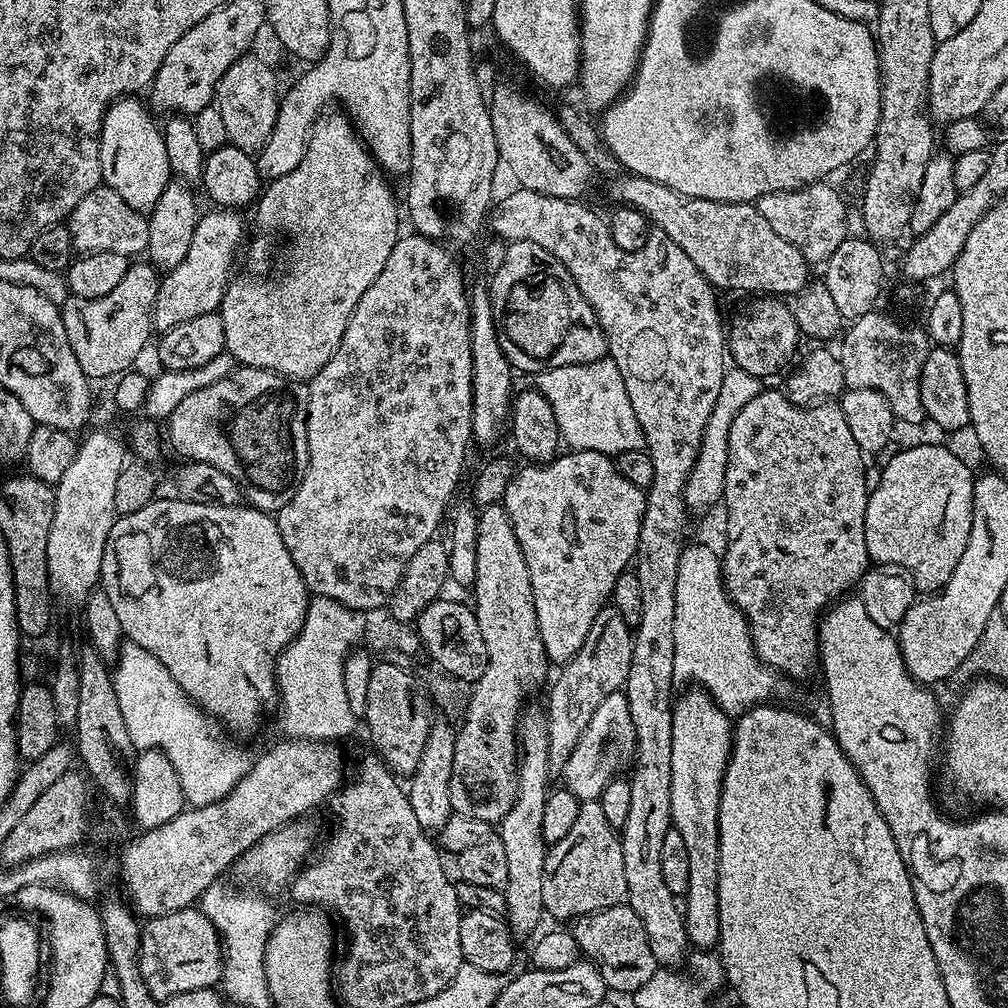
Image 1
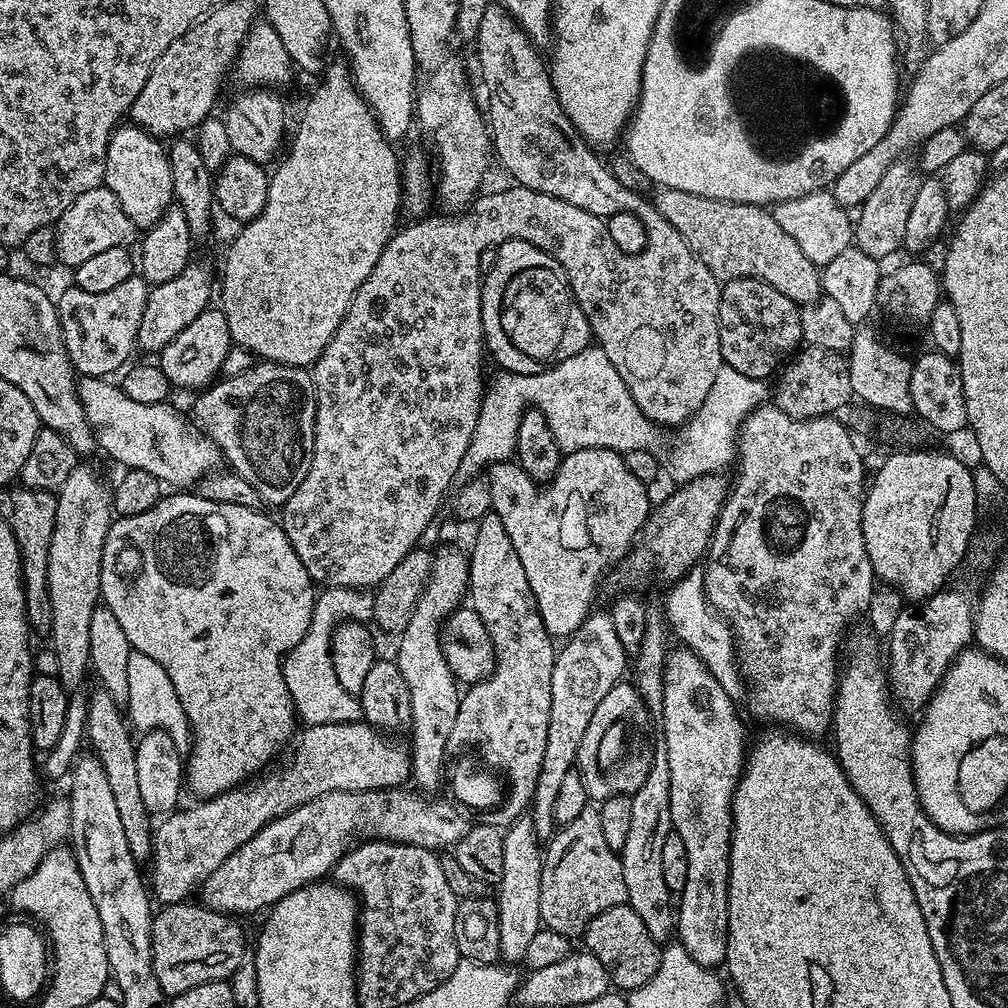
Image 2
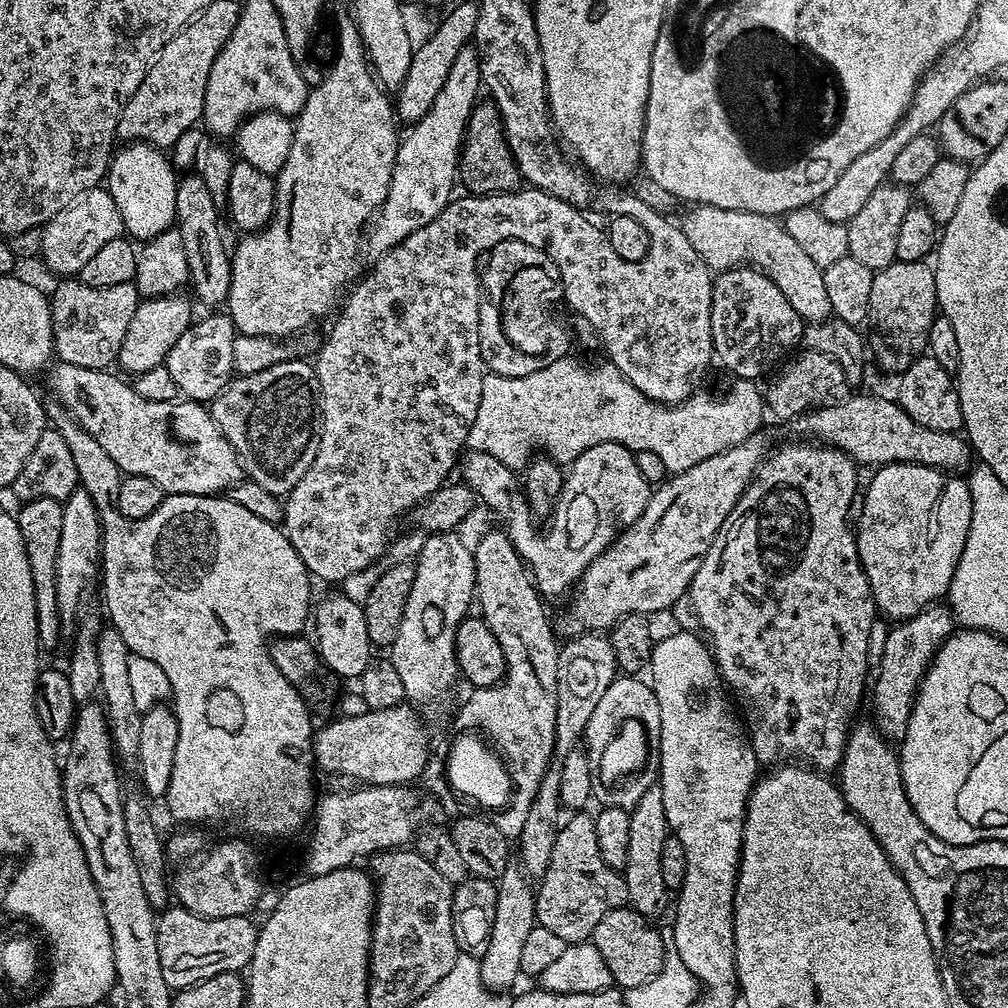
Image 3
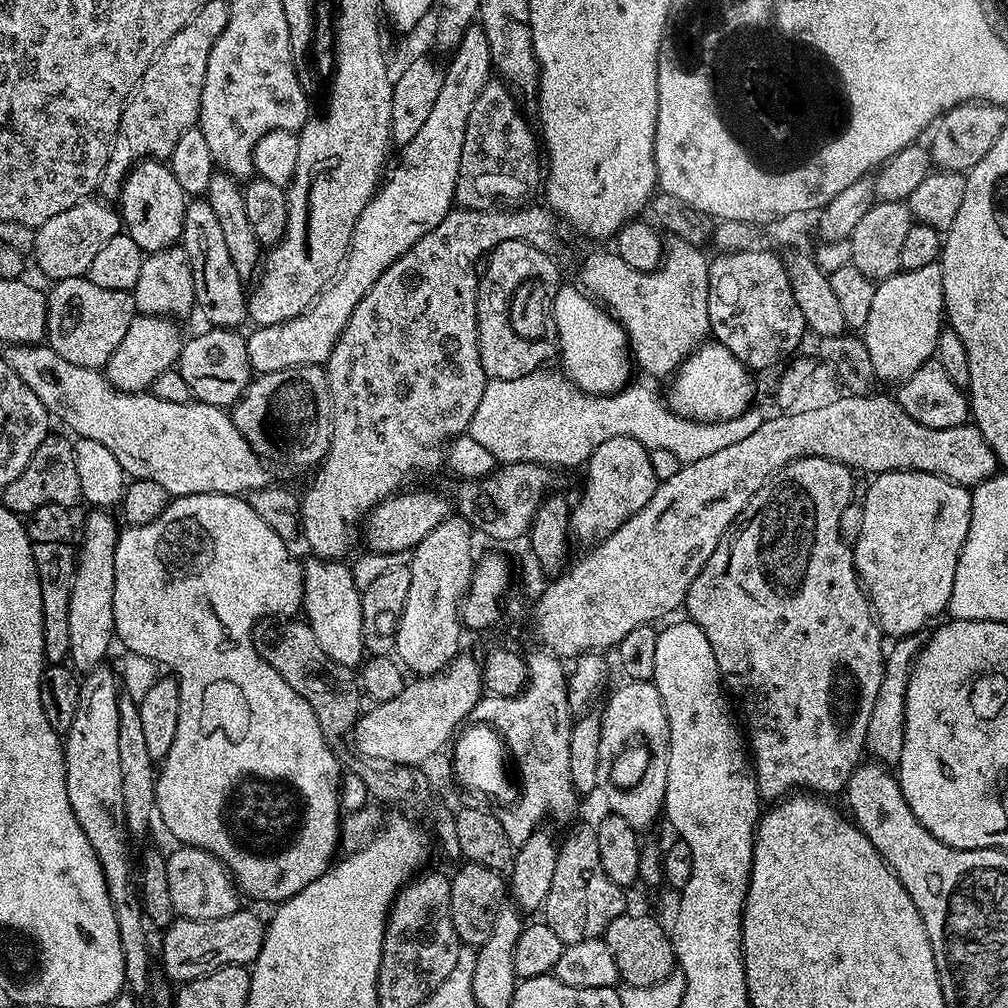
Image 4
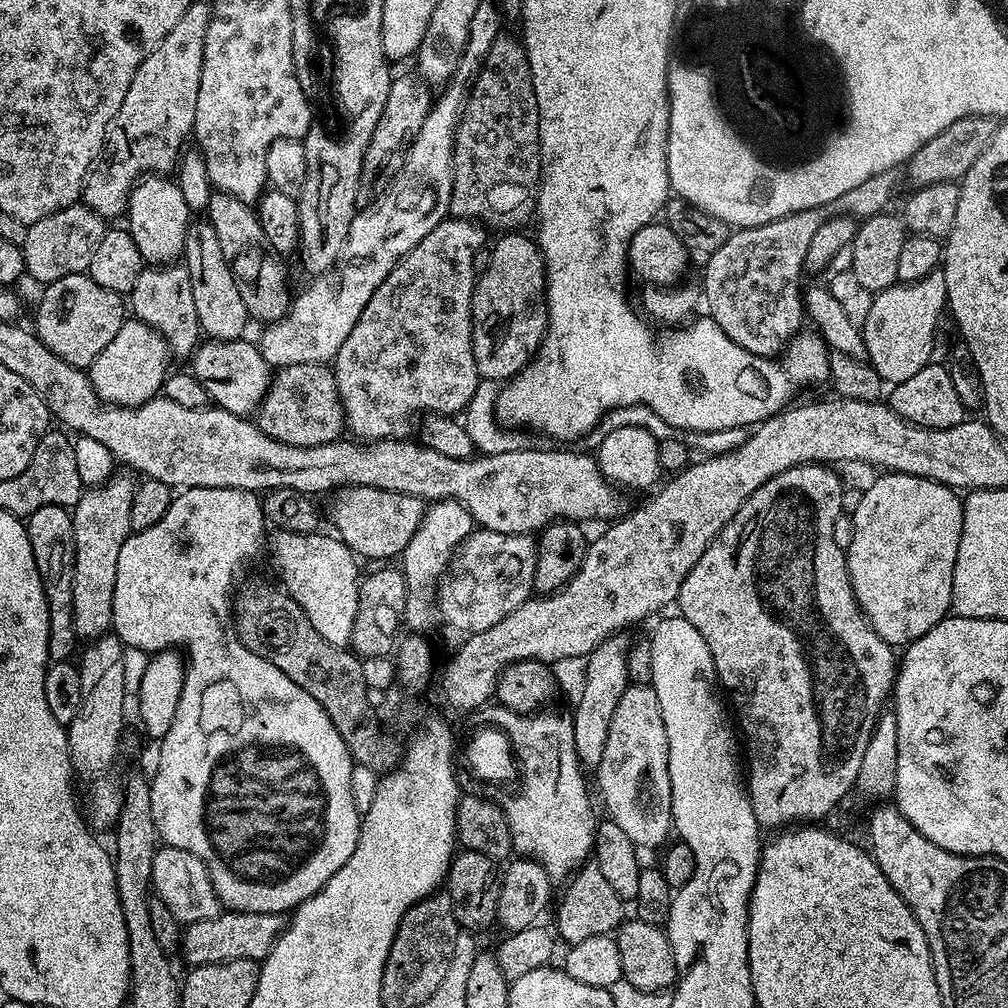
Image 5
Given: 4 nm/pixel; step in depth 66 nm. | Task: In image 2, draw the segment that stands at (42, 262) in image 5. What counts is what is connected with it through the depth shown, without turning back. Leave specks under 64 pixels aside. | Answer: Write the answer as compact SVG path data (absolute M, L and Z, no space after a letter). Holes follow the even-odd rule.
M103 186L86 190L86 194L82 194L60 215L54 227L56 258L61 265L64 263L68 270L82 266L82 262L94 258L94 254L99 254L102 250L110 250L110 246L128 248L138 240L136 224L130 222L130 218L126 218L126 210L122 210L118 198L114 198L111 190Z

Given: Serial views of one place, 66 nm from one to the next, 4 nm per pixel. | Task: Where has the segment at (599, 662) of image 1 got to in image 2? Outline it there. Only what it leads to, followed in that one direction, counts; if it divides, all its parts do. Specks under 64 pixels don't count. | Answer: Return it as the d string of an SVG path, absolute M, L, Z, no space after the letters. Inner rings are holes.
M593 611L565 644L568 645L556 653L554 678L550 678L550 726L546 730L546 754L542 754L536 792L530 805L532 825L541 838L551 837L557 827L554 802L566 774L576 768L578 746L582 746L590 717L594 710L598 710L598 702L602 702L613 686L625 679L624 667L630 664L628 651L622 646L607 611Z

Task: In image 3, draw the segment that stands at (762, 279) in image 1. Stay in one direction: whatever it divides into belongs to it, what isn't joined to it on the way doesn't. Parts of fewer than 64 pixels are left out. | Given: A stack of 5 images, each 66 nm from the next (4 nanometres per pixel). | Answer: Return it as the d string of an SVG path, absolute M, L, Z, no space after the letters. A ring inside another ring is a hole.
M707 203L697 204L687 210L689 212L685 214L684 220L682 219L686 238L690 238L690 246L694 246L694 250L698 250L702 262L706 262L706 266L711 268L713 273L719 274L731 268L743 268L745 266L758 268L765 276L772 279L774 284L778 286L778 290L782 290L786 302L790 302L790 306L794 306L794 310L798 310L801 320L808 324L817 324L832 316L824 269L819 268L802 251L802 246L798 246L798 242L794 242L794 238L790 238L790 234L784 229L783 223L777 217L754 214L747 208L722 210L718 206L710 206Z

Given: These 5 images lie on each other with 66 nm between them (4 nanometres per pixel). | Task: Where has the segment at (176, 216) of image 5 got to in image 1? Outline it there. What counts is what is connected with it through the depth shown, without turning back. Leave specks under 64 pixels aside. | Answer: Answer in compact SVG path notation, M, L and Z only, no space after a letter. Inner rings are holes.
M139 99L114 100L106 110L100 135L102 184L105 188L113 188L126 206L147 214L155 208L158 198L162 198L162 190L166 190L173 175L170 162L166 162L166 142L161 125L155 124L153 113L136 100Z

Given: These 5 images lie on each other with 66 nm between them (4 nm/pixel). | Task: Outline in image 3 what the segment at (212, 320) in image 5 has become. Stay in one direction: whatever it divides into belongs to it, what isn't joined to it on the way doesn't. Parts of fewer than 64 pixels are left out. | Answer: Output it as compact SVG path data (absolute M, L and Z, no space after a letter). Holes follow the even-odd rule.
M184 174L179 177L176 186L175 227L182 234L182 246L186 246L190 288L196 291L195 299L200 299L204 304L223 305L230 294L232 257L229 245L224 245L224 236L220 233L220 214L221 209L210 198L206 183L200 175Z

